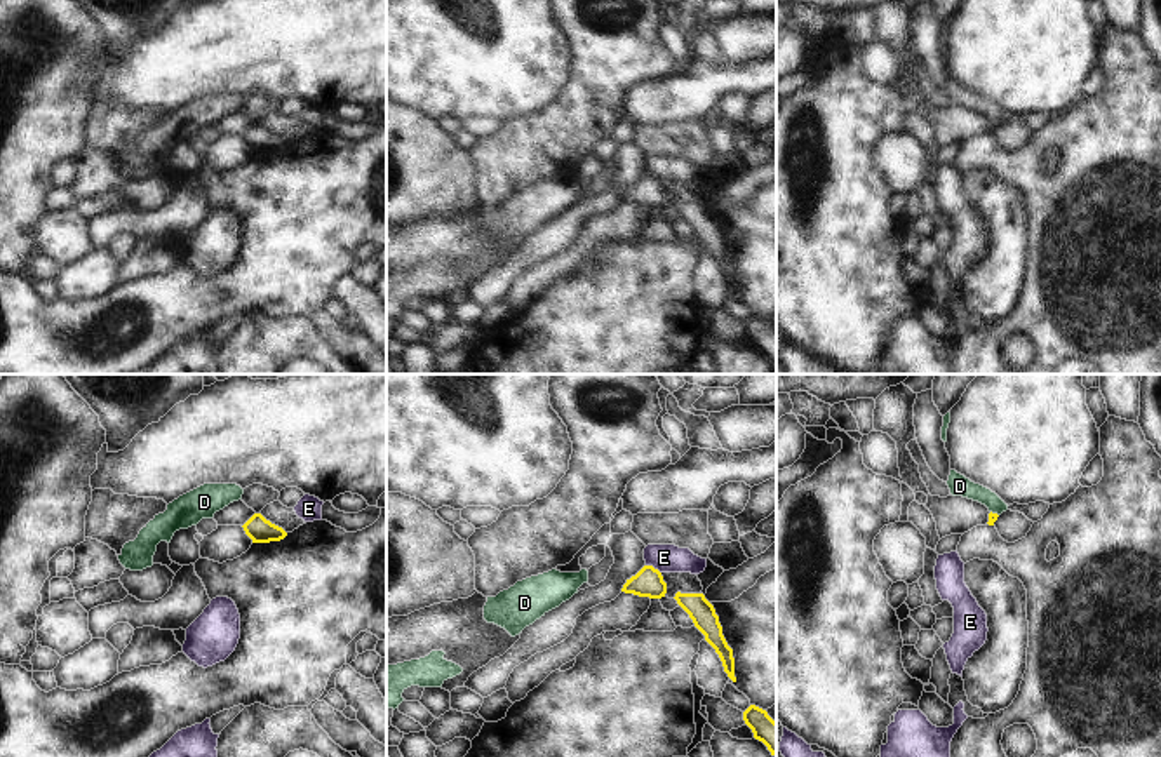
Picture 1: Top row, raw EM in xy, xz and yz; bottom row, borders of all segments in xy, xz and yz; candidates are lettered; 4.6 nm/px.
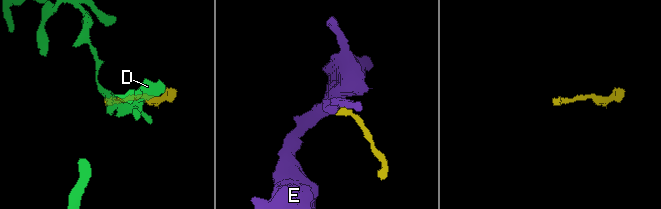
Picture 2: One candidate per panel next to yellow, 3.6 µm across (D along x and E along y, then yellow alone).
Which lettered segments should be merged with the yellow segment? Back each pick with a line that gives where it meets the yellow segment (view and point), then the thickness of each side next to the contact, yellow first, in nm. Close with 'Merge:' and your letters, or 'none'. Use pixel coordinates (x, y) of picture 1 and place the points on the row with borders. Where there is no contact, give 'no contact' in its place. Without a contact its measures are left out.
D: yz (994, 514) | 50/100 nm
Merge: D

